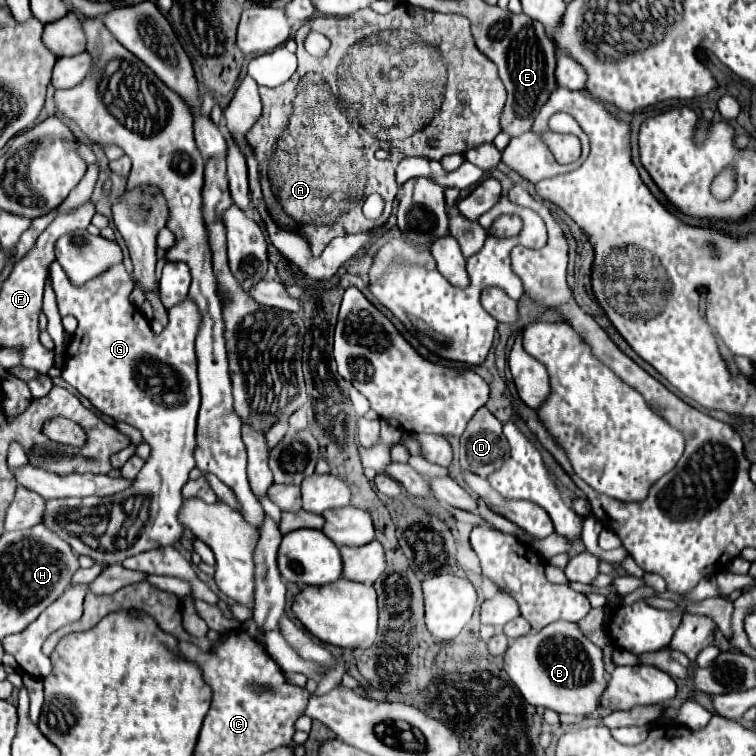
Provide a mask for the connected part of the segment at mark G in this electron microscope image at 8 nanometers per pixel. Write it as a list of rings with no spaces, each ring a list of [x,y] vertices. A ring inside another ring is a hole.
[[[57,261],[49,267],[53,289],[57,295],[57,305],[61,317],[73,315],[79,321],[77,331],[73,333],[73,341],[69,349],[75,349],[73,357],[65,359],[65,367],[61,377],[75,387],[83,397],[87,397],[101,413],[107,413],[115,421],[125,422],[140,430],[144,441],[151,445],[151,459],[145,461],[133,485],[125,491],[107,495],[107,497],[87,497],[87,499],[49,499],[45,501],[43,525],[57,533],[63,541],[71,545],[77,555],[87,555],[97,563],[123,563],[127,557],[159,549],[173,547],[181,541],[185,527],[179,521],[179,511],[183,505],[181,487],[187,483],[189,471],[195,467],[195,429],[197,429],[197,413],[199,413],[199,379],[195,369],[195,329],[199,329],[199,311],[191,301],[181,301],[175,309],[169,311],[169,323],[163,333],[153,333],[149,321],[141,311],[131,305],[129,295],[135,287],[131,275],[127,273],[123,263],[111,265],[107,271],[97,275],[95,279],[73,285],[59,267]],[[117,525],[121,533],[107,533],[107,529]]]

